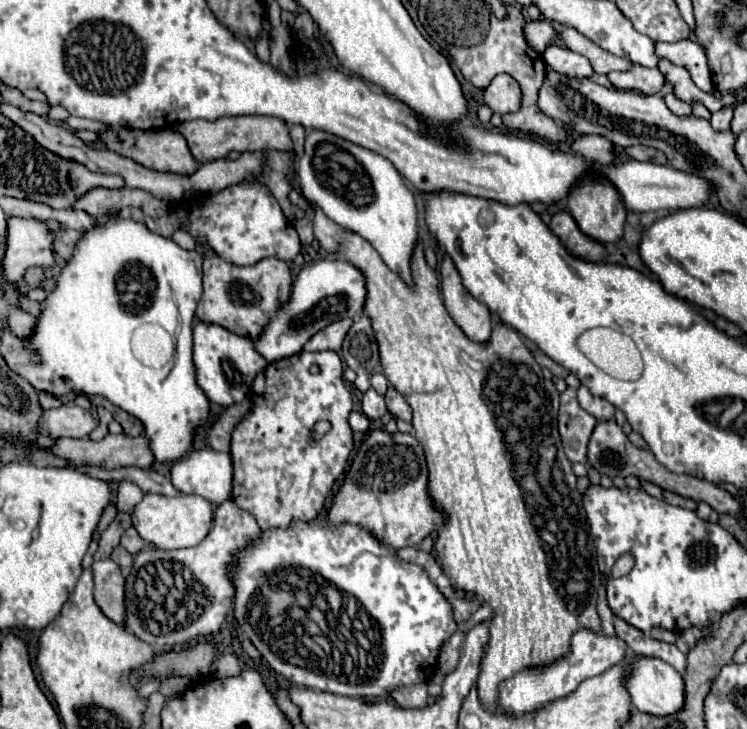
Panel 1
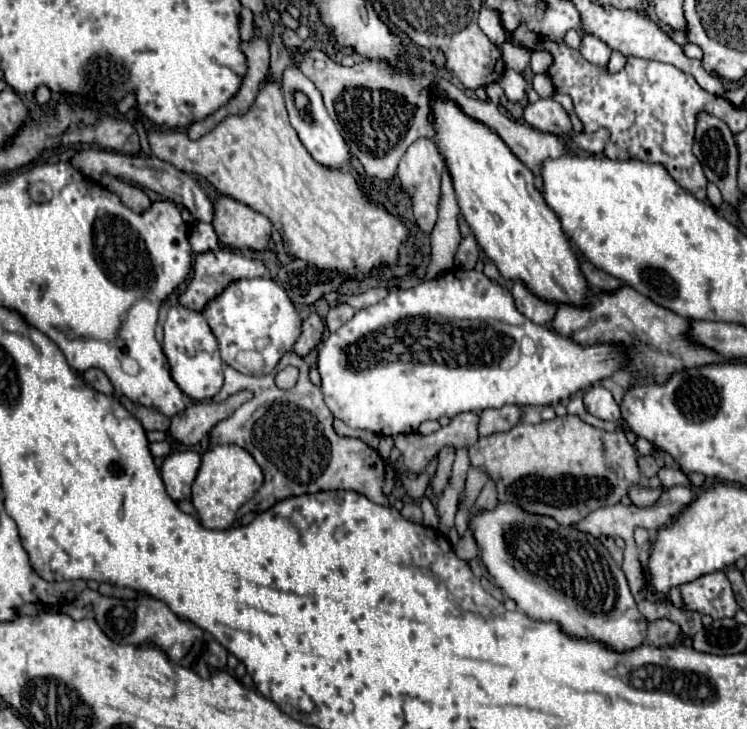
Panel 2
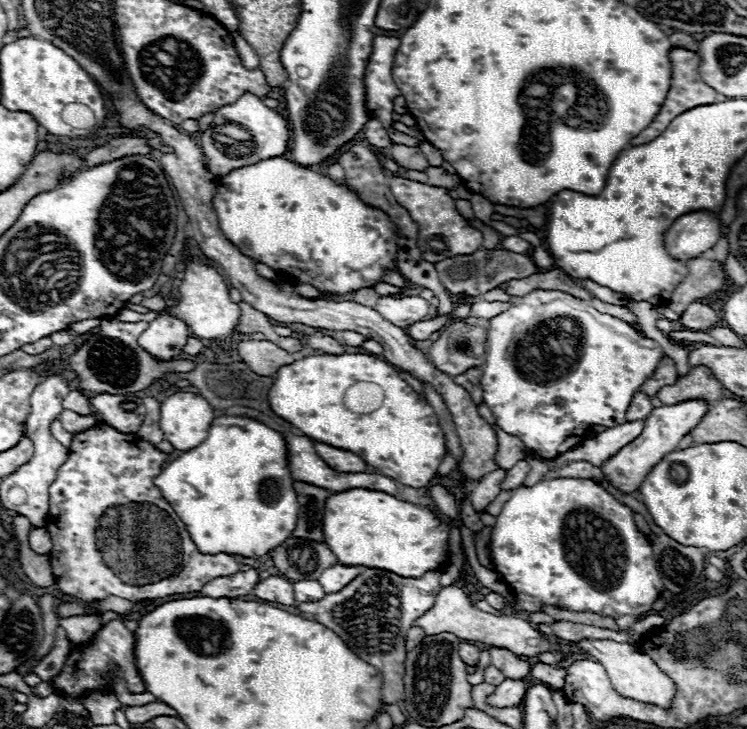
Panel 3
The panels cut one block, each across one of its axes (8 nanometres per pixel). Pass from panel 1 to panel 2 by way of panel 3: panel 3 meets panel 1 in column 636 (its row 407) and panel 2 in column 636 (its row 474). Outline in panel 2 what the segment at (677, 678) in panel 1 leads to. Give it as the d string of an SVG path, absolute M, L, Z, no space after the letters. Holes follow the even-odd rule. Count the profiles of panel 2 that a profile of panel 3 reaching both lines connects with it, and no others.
M498 504L494 510L472 510L468 526L480 548L480 558L500 590L512 598L522 612L534 620L554 620L570 636L604 640L612 648L636 648L646 640L646 618L638 612L622 568L612 560L598 538L574 526L556 524L550 516L536 516L516 508L516 504Z

